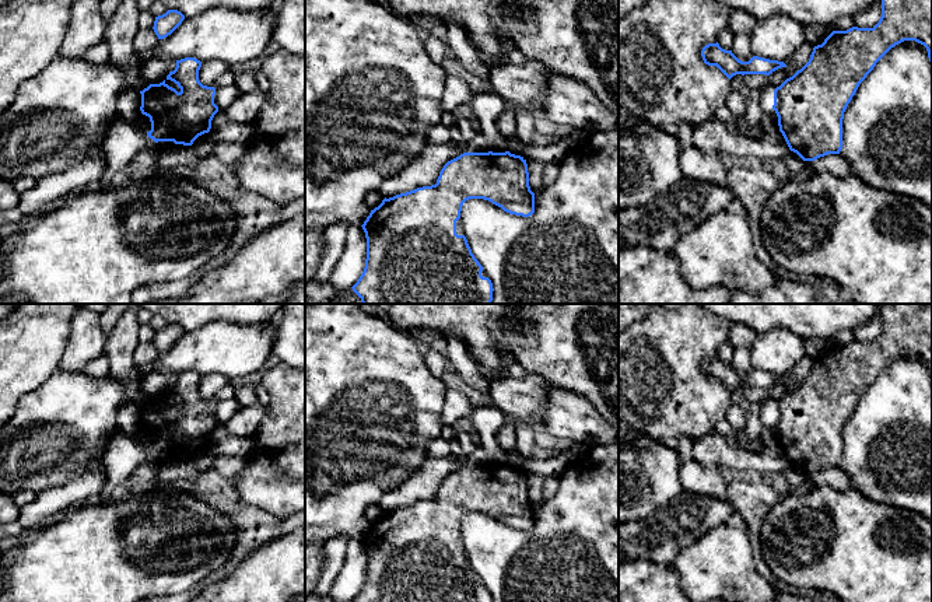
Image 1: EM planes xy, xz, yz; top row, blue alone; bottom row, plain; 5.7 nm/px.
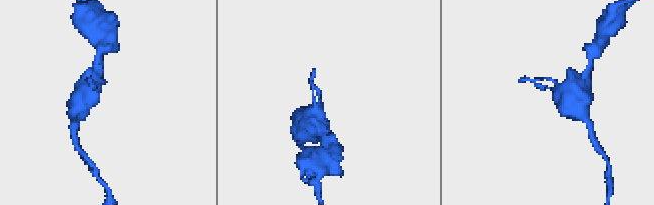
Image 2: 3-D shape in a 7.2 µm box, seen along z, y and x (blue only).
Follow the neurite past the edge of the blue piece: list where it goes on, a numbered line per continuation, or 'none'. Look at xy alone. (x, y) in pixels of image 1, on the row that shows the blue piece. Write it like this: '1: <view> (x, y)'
none

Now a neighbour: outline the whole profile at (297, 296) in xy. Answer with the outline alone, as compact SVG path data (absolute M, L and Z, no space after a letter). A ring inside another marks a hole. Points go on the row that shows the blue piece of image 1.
M305 279L295 283L283 297L281 304L305 304Z

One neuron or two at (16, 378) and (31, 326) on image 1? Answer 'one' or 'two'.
one

